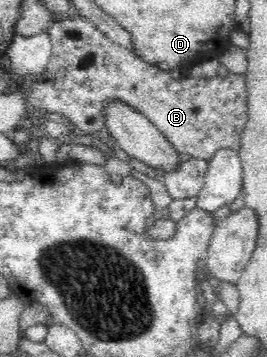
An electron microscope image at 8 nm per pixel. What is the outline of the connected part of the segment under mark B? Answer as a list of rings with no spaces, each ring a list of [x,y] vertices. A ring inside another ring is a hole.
[[[82,16],[67,17],[63,22],[54,22],[47,28],[47,36],[52,45],[50,62],[43,70],[42,76],[26,84],[26,99],[34,109],[65,116],[70,120],[70,124],[75,126],[73,131],[82,136],[88,132],[106,130],[105,106],[112,99],[118,99],[148,117],[178,152],[190,154],[191,158],[209,161],[222,148],[238,152],[241,134],[247,122],[248,94],[244,75],[229,73],[226,78],[217,75],[207,80],[188,76],[174,80],[169,72],[152,66],[127,48],[112,42],[106,34],[102,33],[102,30]]]

